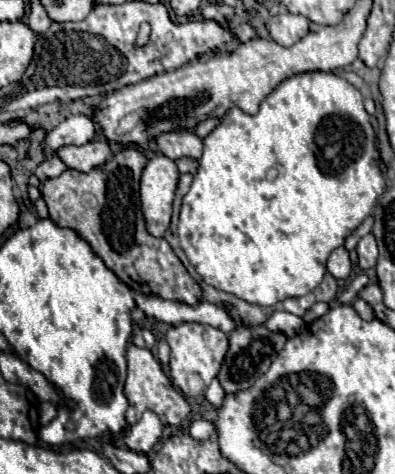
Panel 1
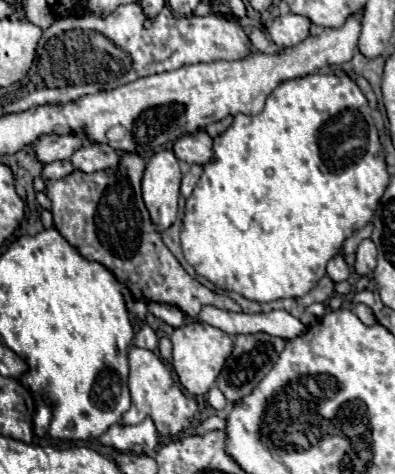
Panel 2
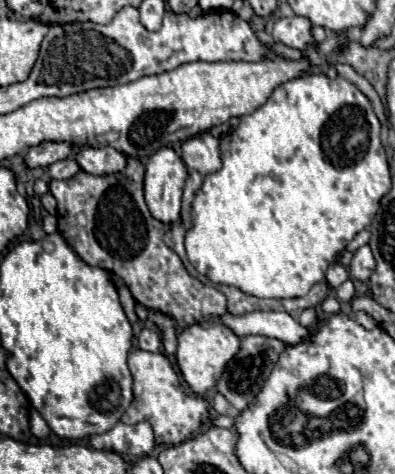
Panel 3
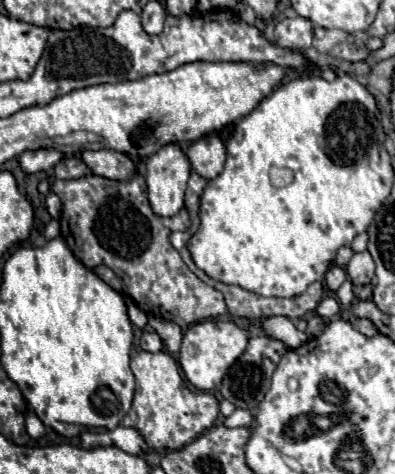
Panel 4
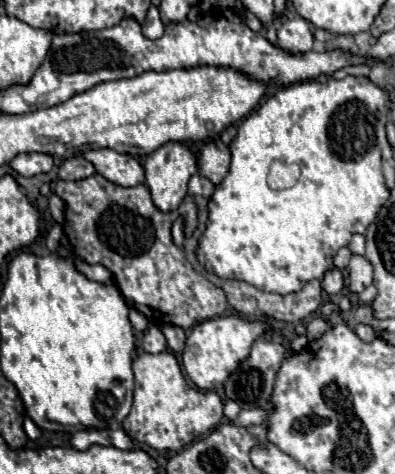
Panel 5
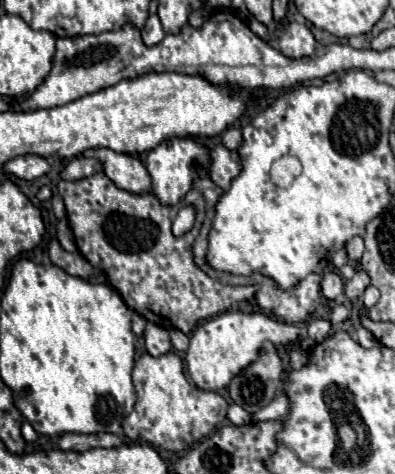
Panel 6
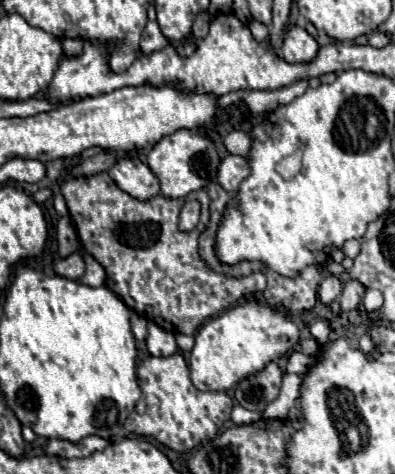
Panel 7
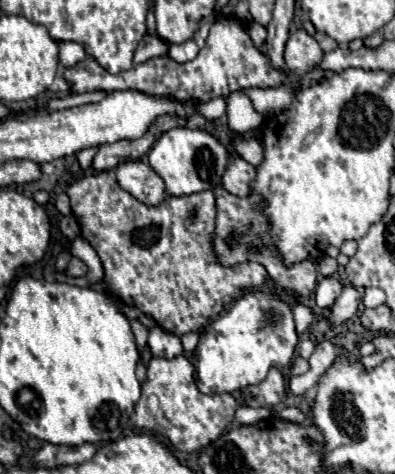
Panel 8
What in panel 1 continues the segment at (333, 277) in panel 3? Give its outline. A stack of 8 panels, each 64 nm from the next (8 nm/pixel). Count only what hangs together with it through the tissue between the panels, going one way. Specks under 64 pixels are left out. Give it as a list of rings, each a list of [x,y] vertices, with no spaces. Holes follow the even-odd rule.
[[[340,246],[336,248],[336,252],[332,252],[332,256],[328,258],[328,272],[338,280],[338,278],[348,278],[350,276],[350,270],[352,270],[352,264],[350,264],[350,258],[348,258],[348,252]]]

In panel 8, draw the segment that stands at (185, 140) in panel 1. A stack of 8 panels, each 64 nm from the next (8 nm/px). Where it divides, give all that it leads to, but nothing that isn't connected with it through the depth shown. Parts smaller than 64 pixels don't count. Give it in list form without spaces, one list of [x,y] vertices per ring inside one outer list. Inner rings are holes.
[[[236,158],[230,162],[230,166],[224,172],[222,184],[226,186],[226,190],[234,196],[246,198],[252,194],[252,182],[256,178],[256,168],[248,162],[244,162],[242,158]]]

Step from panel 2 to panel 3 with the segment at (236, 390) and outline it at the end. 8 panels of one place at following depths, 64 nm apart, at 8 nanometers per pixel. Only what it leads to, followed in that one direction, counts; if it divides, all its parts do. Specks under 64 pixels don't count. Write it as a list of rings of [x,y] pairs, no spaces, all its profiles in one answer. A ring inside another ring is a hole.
[[[244,336],[242,338],[242,348],[240,352],[234,356],[234,360],[228,364],[228,368],[224,370],[224,376],[218,380],[216,388],[218,392],[236,408],[236,410],[246,410],[254,398],[258,396],[258,392],[262,390],[262,386],[266,384],[274,364],[278,362],[280,352],[286,348],[284,342],[280,340],[272,340],[266,336]]]

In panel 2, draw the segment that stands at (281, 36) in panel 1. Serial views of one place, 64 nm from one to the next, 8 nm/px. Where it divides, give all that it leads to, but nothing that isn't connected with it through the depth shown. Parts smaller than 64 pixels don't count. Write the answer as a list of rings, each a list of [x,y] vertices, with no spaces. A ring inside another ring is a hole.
[[[286,14],[286,16],[278,16],[272,26],[270,26],[270,38],[284,48],[292,48],[298,46],[300,42],[304,42],[310,36],[310,20],[306,16],[298,16],[298,14]]]

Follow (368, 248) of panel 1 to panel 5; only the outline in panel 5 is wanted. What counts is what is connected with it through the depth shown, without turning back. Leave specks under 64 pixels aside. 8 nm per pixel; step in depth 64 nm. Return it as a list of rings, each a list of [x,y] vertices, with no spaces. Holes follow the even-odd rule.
[[[352,256],[348,270],[350,270],[348,290],[352,294],[360,294],[366,286],[372,284],[372,266],[368,264],[368,260],[364,256]]]

